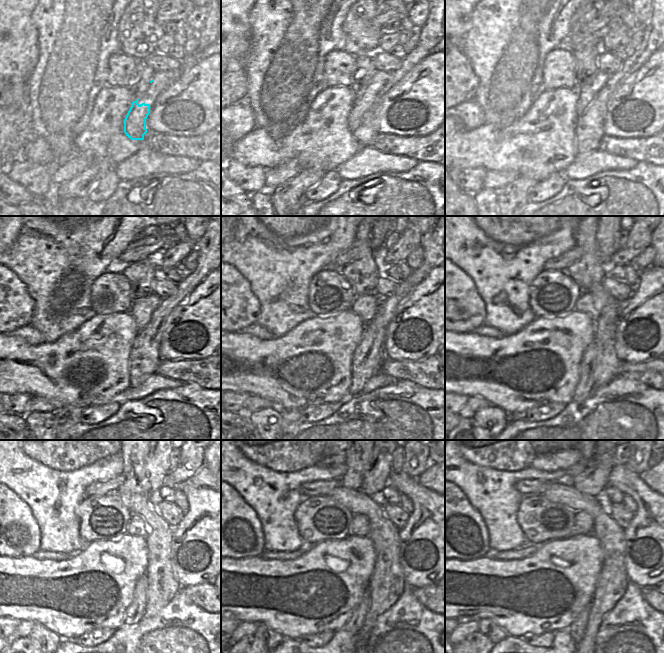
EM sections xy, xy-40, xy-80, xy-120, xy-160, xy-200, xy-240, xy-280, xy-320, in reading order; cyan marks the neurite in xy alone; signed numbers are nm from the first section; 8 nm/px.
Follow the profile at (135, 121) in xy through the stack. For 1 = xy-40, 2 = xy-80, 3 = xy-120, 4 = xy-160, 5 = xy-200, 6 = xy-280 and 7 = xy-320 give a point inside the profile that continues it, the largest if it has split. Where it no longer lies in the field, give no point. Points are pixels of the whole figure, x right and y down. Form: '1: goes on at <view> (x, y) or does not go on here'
1: goes on at xy-40 (357, 112)
2: goes on at xy-80 (588, 88)
3: goes on at xy-120 (141, 309)
4: goes on at xy-160 (365, 306)
5: goes on at xy-200 (586, 303)
6: goes on at xy-280 (359, 526)
7: goes on at xy-320 (583, 523)

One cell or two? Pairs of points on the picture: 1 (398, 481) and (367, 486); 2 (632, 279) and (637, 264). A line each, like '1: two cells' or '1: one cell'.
1: two cells
2: one cell

